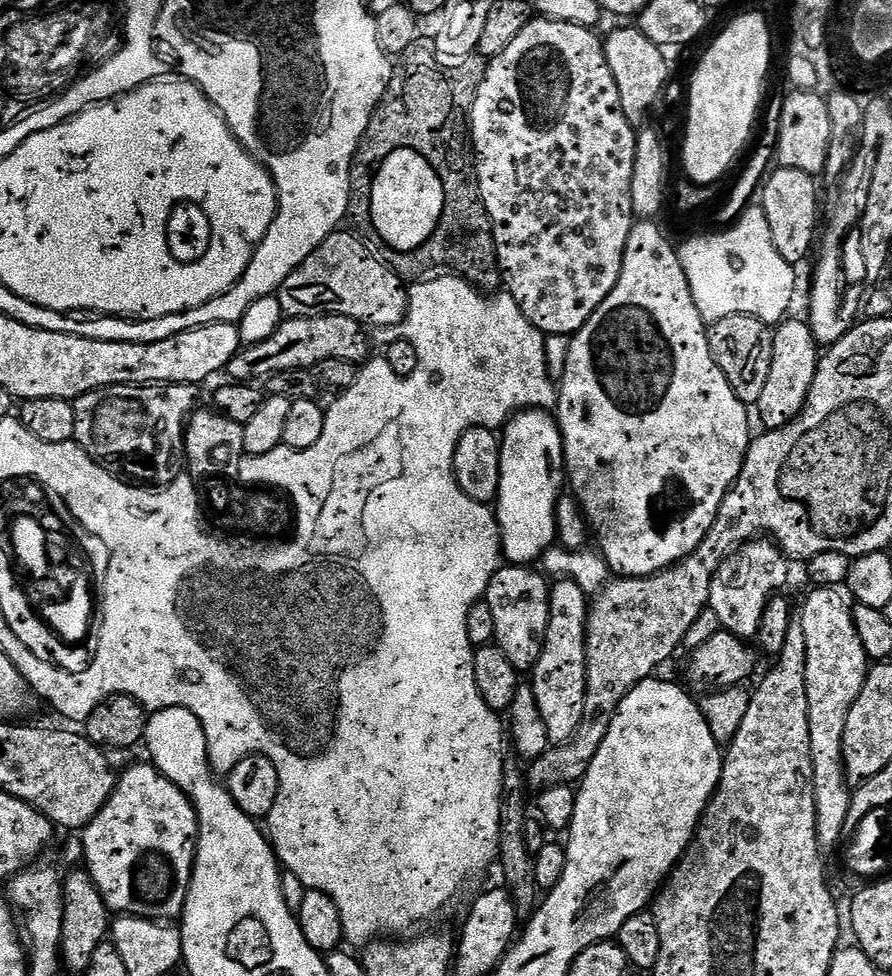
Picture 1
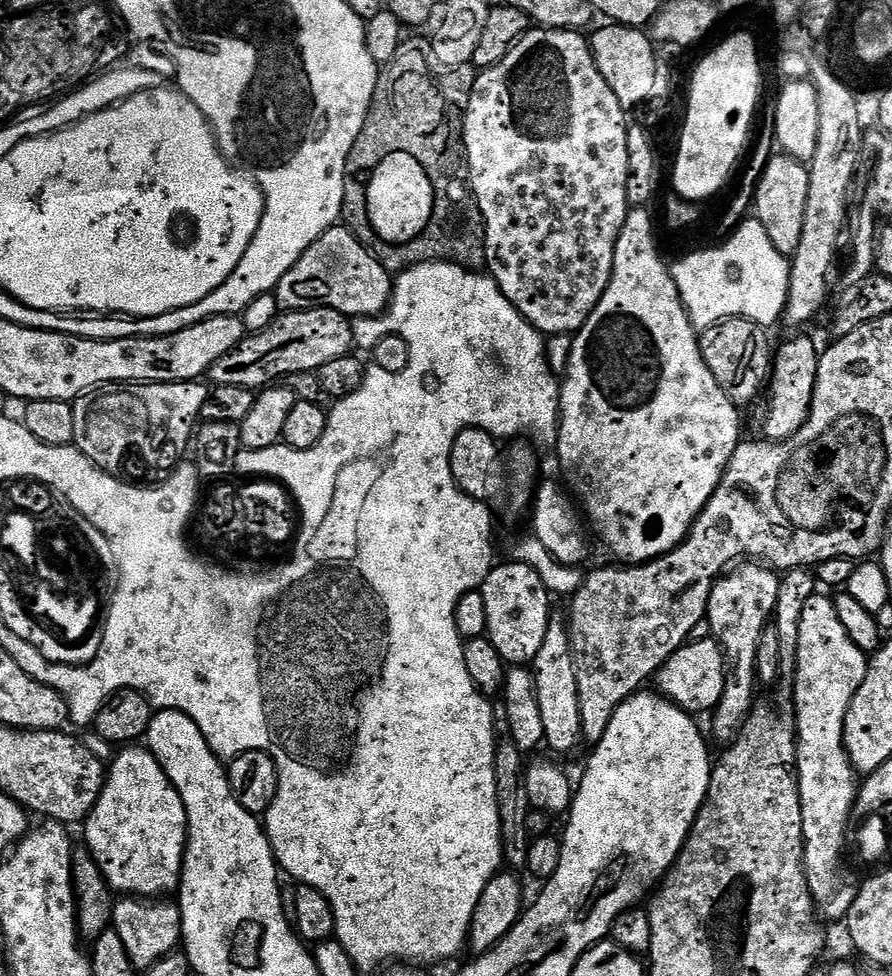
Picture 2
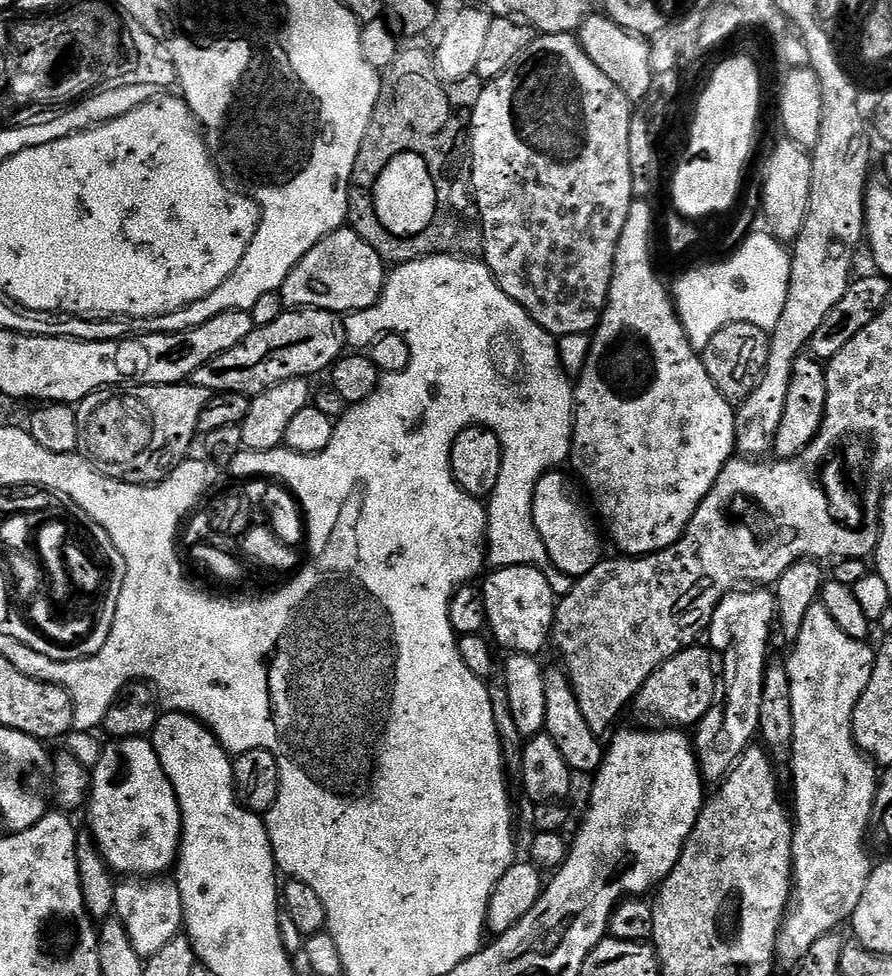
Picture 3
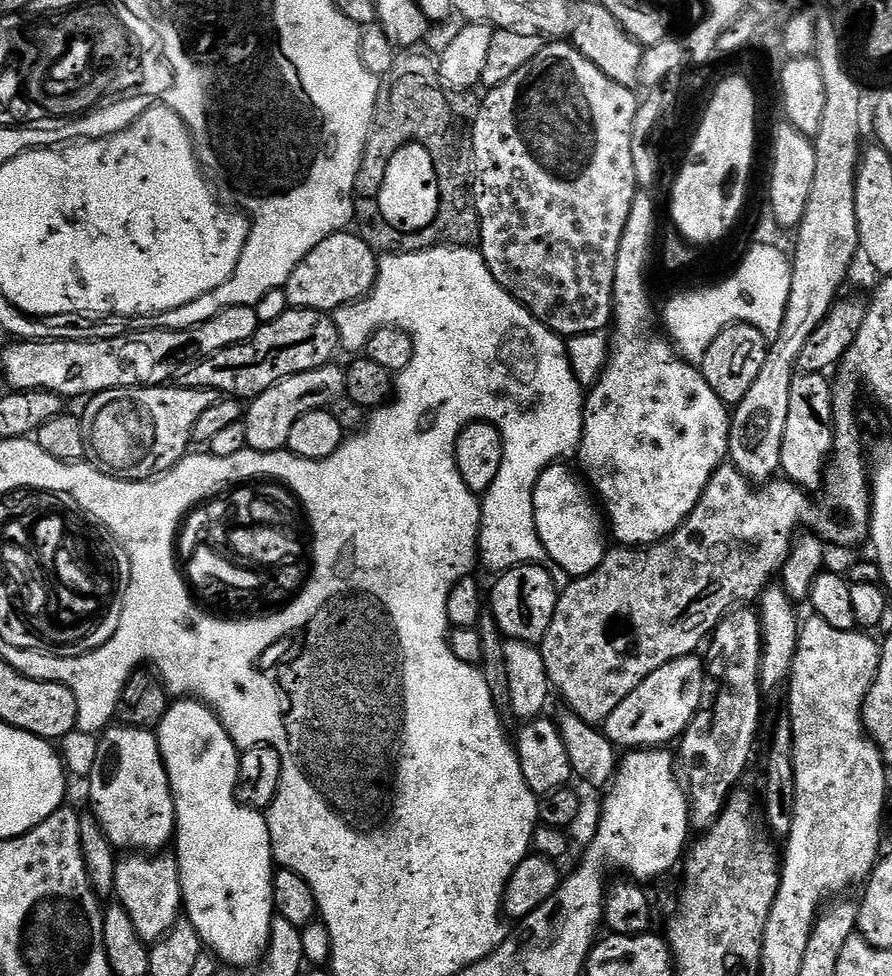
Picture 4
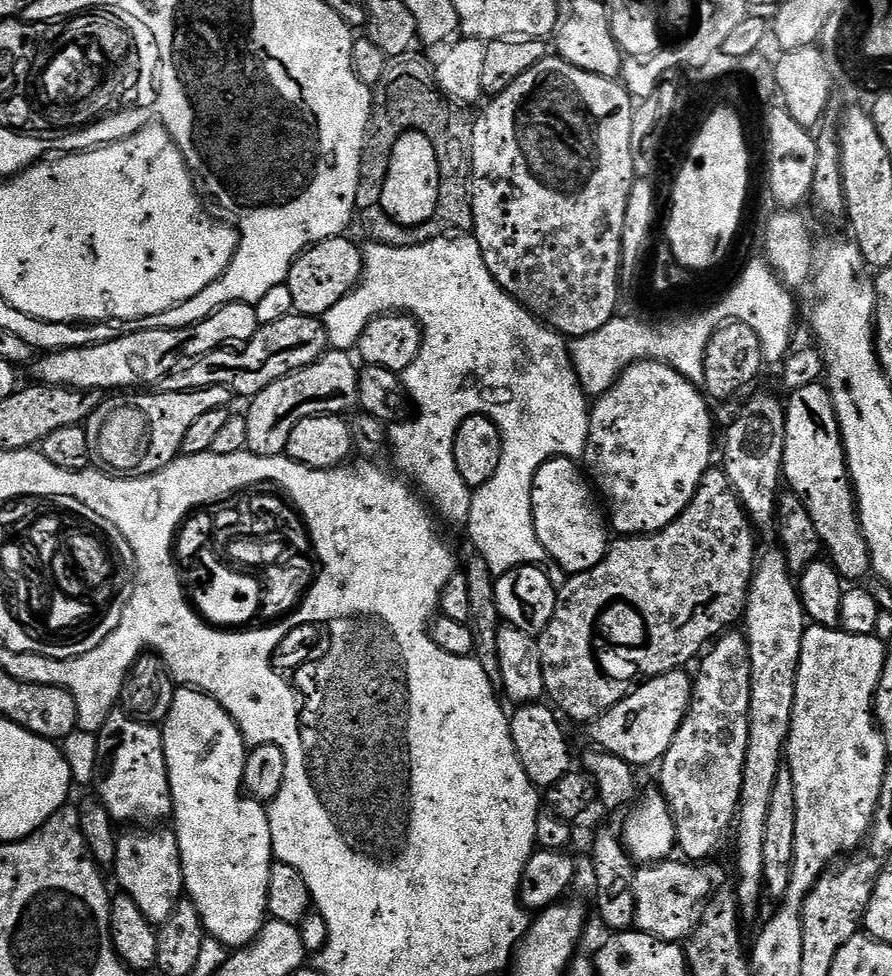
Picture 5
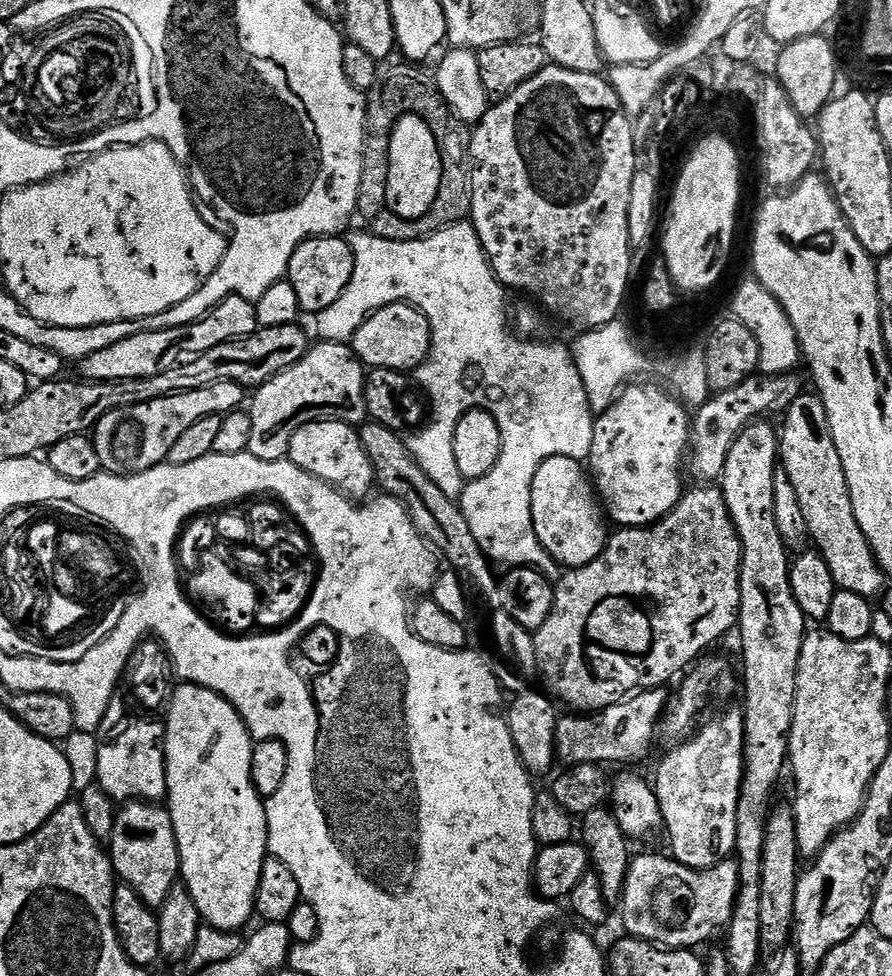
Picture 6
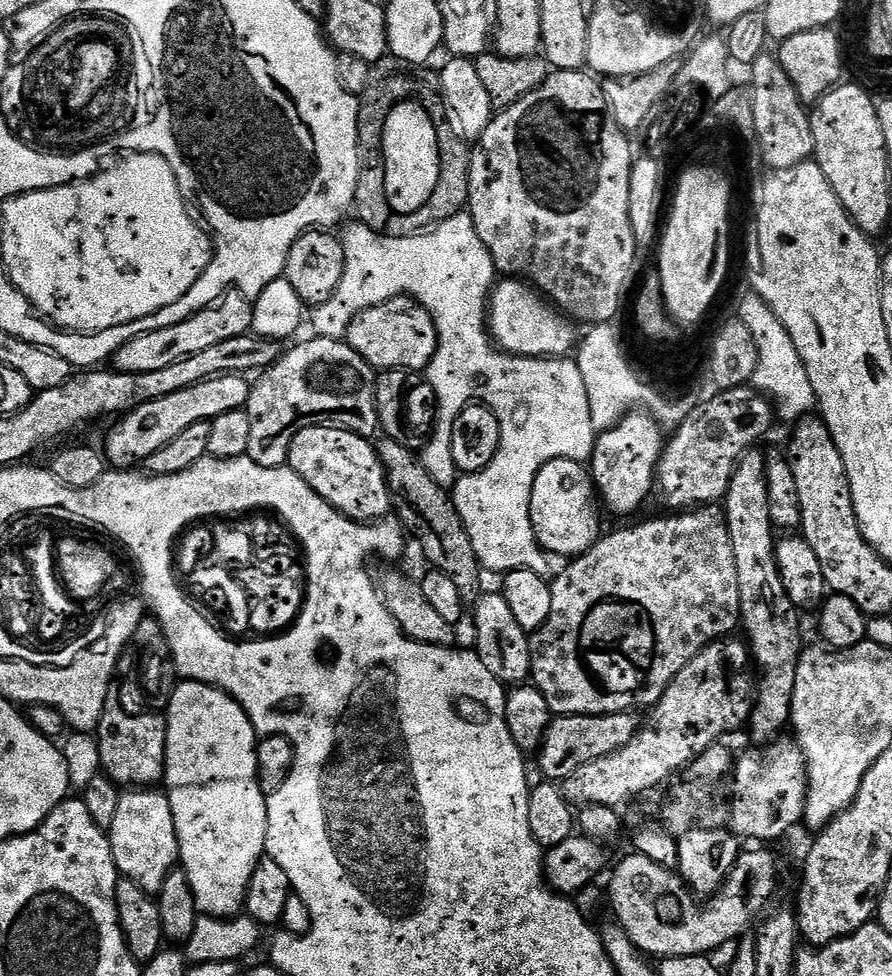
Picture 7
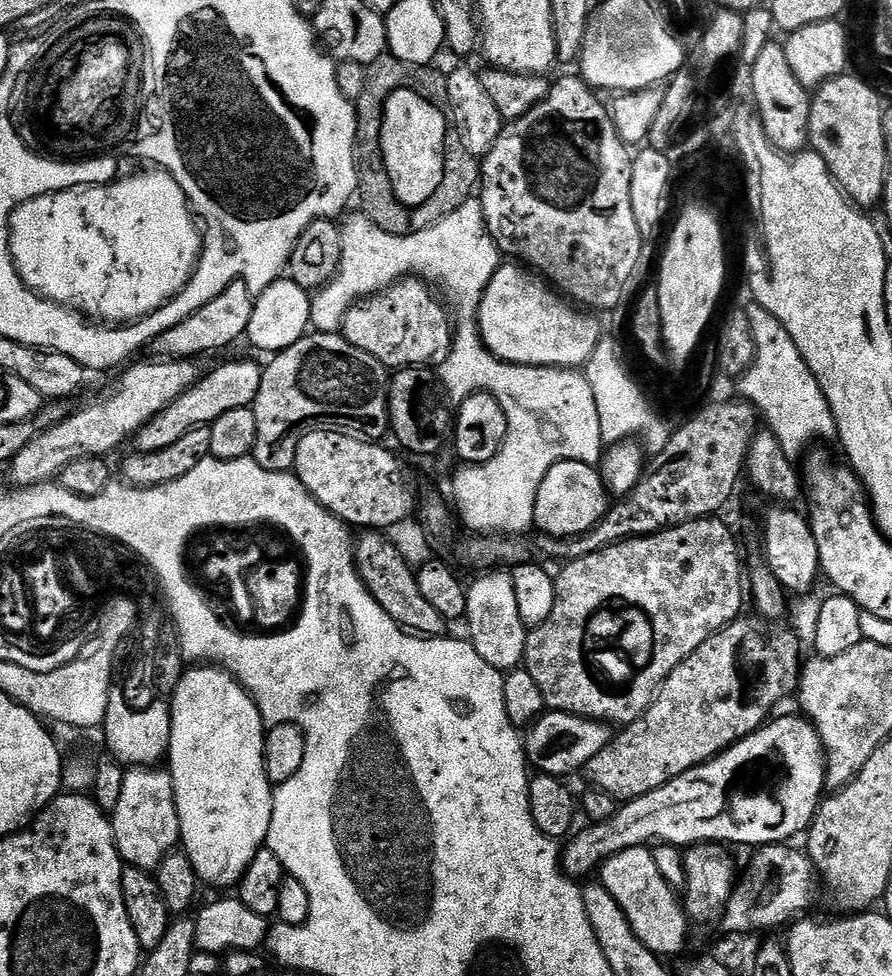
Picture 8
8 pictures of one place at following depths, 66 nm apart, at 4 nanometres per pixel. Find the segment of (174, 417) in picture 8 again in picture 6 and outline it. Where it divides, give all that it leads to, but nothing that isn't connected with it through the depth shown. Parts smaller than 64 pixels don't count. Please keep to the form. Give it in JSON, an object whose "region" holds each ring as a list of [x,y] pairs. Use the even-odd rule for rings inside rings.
{"region":[[[219,380],[217,384],[211,384],[209,388],[195,388],[189,392],[175,392],[173,396],[163,396],[154,402],[138,402],[134,406],[122,406],[102,414],[102,418],[90,433],[94,442],[94,450],[98,450],[98,462],[101,469],[112,472],[116,476],[133,476],[165,463],[170,450],[174,450],[174,442],[178,442],[178,438],[182,438],[182,434],[187,428],[194,426],[194,422],[198,422],[198,418],[206,418],[207,416],[223,417],[229,412],[235,412],[243,405],[240,403],[243,402],[244,396],[246,400],[246,390],[241,384],[235,384],[229,380]]]}

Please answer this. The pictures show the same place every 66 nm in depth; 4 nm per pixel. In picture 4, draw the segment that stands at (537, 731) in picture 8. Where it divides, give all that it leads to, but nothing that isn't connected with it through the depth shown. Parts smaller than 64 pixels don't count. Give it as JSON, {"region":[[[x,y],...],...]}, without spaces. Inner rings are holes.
{"region":[[[693,654],[674,658],[674,662],[666,662],[666,666],[658,666],[654,674],[650,674],[618,706],[614,706],[614,714],[606,718],[602,731],[611,744],[620,750],[639,750],[642,748],[664,748],[668,743],[679,741],[684,731],[697,719],[696,711],[704,700],[704,676],[706,680],[705,661]]]}

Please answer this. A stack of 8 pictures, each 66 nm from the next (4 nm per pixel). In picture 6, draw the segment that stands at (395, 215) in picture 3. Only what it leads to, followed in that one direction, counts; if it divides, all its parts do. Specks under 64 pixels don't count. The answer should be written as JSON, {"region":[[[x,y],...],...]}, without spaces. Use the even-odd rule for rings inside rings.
{"region":[[[403,116],[397,122],[390,138],[388,151],[388,177],[386,178],[386,208],[400,218],[422,218],[438,198],[442,182],[443,156],[434,130],[423,116]]]}

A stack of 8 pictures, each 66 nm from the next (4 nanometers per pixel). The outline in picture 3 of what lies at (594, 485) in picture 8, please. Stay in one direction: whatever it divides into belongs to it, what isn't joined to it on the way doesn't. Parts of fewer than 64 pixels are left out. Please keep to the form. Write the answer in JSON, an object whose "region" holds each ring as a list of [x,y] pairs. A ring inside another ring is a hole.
{"region":[[[559,470],[544,474],[534,490],[532,517],[554,566],[562,570],[562,574],[579,578],[590,574],[590,570],[594,570],[594,566],[598,566],[605,559],[606,552],[603,542],[600,541],[600,532],[596,529],[597,521],[594,519],[593,509],[586,503],[585,493],[572,485],[573,477],[568,476],[563,476]]]}

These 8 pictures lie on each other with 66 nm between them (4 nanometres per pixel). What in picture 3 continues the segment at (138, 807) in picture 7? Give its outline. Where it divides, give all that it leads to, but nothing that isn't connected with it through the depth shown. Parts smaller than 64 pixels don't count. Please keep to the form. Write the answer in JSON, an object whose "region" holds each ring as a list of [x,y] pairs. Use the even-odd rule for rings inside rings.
{"region":[[[124,878],[116,885],[114,894],[116,903],[115,919],[126,926],[134,950],[145,958],[158,954],[162,946],[175,936],[181,935],[184,927],[182,894],[172,878]]]}

